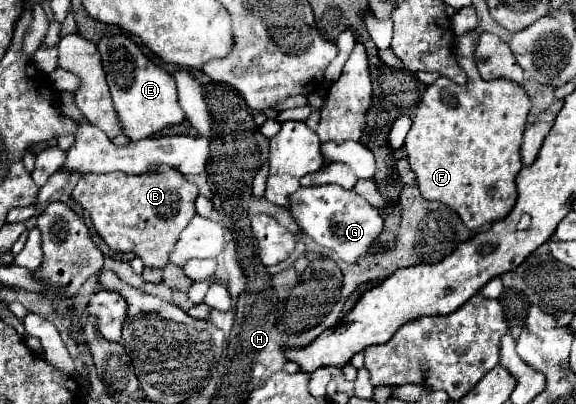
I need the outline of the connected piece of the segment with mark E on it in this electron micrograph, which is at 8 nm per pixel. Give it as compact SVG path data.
M105 36L97 44L97 48L103 58L103 68L119 124L129 140L153 136L165 126L181 124L185 120L185 114L177 100L177 84L173 84L173 76L155 66L137 44L133 44L125 36Z

